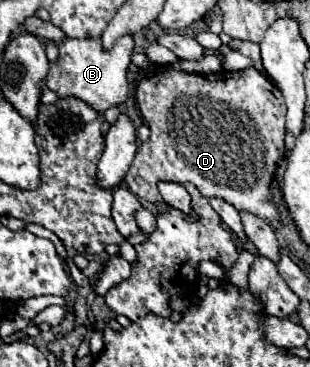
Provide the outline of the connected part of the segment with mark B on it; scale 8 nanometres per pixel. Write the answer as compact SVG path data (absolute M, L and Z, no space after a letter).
M124 34L118 38L118 42L110 48L104 50L100 38L66 38L58 46L58 60L50 64L50 70L44 78L44 86L56 92L60 98L64 96L76 96L98 112L104 112L110 106L118 106L126 100L128 94L128 82L126 82L126 72L130 64L134 48L134 36Z

